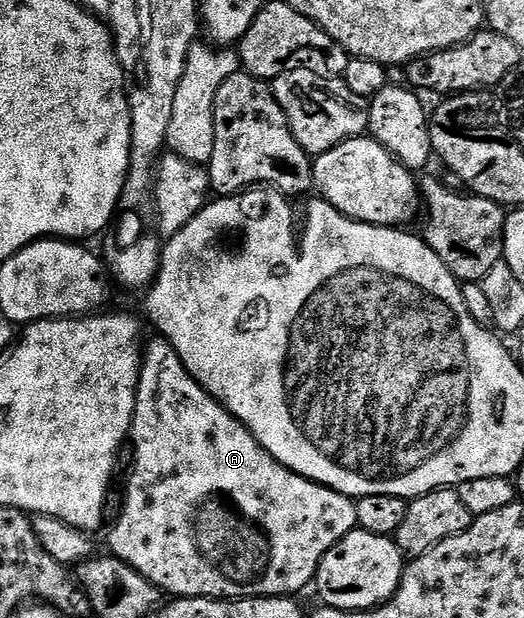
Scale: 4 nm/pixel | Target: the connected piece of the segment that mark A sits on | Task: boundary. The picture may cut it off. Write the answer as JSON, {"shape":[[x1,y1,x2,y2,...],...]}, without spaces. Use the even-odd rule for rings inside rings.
{"shape":[[154,338,154,341,145,345,142,354,142,369,140,370,140,378,138,379,138,393,136,394,136,410,134,411,134,421,130,427,129,439,134,440,134,469,130,472,130,481,126,484,126,505,122,508,122,513,118,516,118,521,114,524,114,529,110,532,110,548,109,551,118,560,123,560,128,566,132,566,143,576,148,582,152,582,157,586,163,594,169,594,174,598,189,598,191,596,208,596,211,598,245,598,248,596,294,596,302,592,306,587,315,583,318,567,324,558,324,554,328,554,328,550,332,550,332,546,336,546,336,542,340,542,348,533,353,532,358,527,358,519,356,518,356,503,351,497,340,494,336,490,332,490,323,484,312,482,308,478,304,478,300,474,296,474,292,470,288,470,280,462,276,462,276,458,272,458,272,454,268,454,268,450,264,450,264,446,260,446,260,442,244,427,241,422,235,418,231,412,220,402,216,402,216,398,212,398,205,392,196,382,196,378,192,378,192,374,188,374,188,370,180,362,180,354,176,354,176,350,161,338]]}

